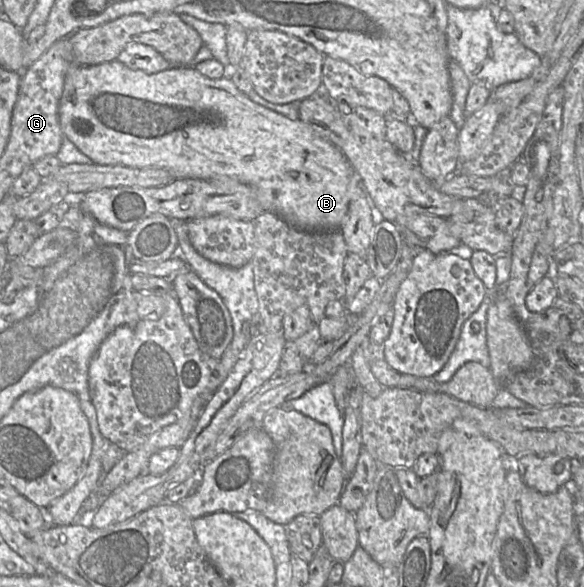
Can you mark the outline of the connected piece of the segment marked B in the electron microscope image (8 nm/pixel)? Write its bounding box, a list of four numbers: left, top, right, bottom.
[59,60,358,231]

